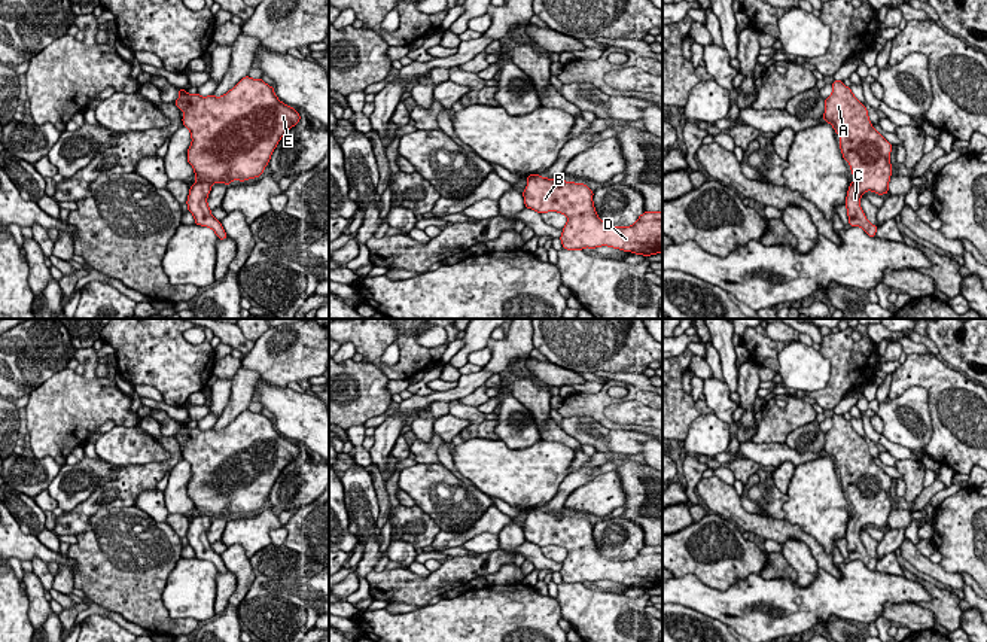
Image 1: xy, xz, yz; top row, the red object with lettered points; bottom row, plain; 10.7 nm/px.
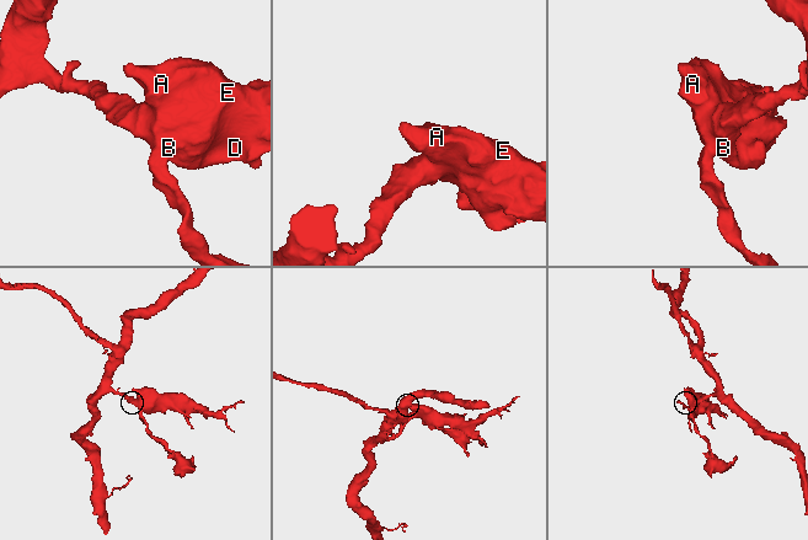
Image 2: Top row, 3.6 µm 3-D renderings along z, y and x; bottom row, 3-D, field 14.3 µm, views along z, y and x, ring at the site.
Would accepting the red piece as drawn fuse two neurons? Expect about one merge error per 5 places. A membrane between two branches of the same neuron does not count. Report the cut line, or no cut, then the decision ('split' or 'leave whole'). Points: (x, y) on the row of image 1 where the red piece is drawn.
no cut | leave whole

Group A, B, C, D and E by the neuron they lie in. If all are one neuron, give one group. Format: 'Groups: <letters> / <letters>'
Groups: A B C D E

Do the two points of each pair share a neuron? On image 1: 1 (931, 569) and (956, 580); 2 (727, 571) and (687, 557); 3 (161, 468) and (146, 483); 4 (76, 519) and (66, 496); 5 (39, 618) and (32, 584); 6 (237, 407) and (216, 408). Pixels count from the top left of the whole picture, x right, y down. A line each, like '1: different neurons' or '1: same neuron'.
1: same neuron
2: same neuron
3: same neuron
4: different neurons
5: same neuron
6: different neurons

